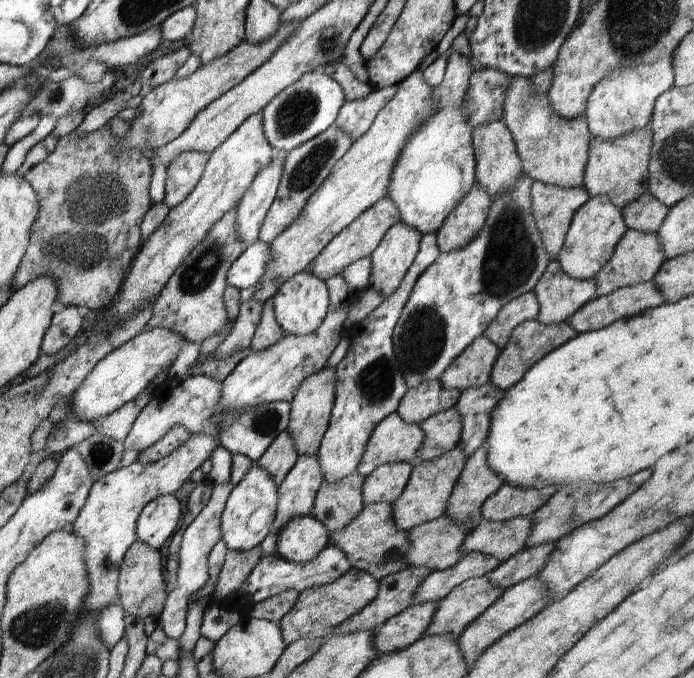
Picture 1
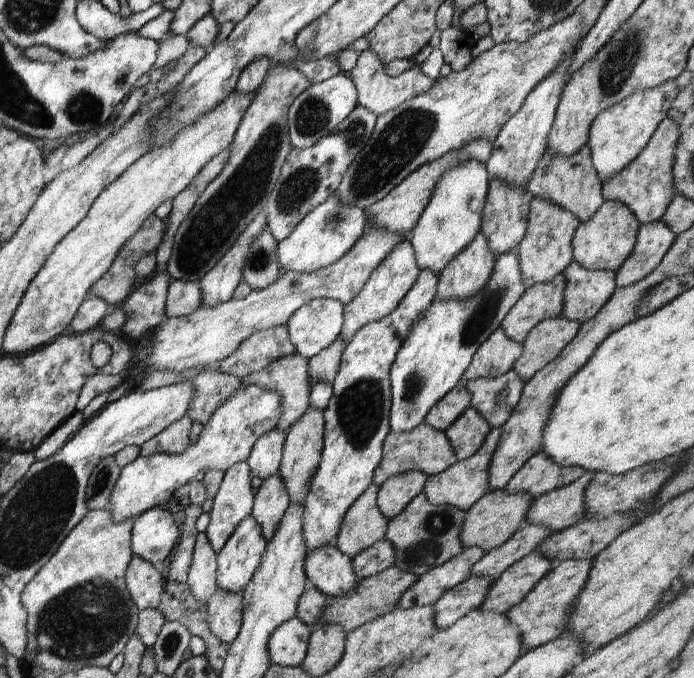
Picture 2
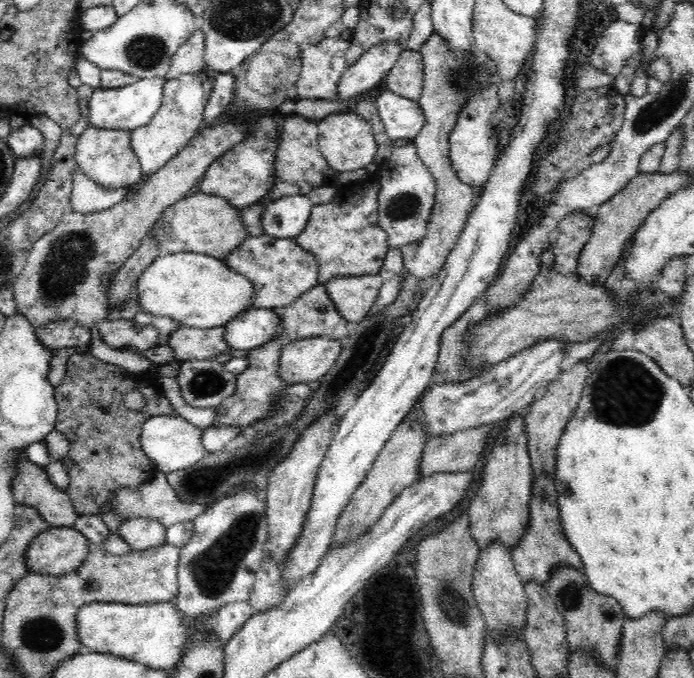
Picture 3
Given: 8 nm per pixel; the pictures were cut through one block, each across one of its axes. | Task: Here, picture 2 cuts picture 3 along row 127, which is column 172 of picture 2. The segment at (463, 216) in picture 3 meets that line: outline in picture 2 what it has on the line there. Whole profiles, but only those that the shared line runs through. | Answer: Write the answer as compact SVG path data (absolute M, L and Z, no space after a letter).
M188 416L170 424L157 436L148 440L140 450L142 457L152 457L159 453L170 455L183 454L190 446L190 432L193 422Z

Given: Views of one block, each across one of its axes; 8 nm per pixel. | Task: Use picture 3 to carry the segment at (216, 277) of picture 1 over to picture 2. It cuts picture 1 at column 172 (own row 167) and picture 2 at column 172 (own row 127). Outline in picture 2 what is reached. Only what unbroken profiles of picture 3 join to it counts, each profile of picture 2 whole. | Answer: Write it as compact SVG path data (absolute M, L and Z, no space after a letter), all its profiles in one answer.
M171 280L167 291L167 300L165 303L166 317L186 317L193 309L201 308L201 290L196 283Z

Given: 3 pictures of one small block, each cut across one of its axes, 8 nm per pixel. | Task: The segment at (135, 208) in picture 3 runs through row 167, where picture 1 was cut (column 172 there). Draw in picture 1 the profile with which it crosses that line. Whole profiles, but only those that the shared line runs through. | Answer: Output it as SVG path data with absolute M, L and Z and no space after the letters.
M188 150L168 164L163 200L168 208L172 209L182 200L186 200L188 194L200 182L208 159L209 153Z

